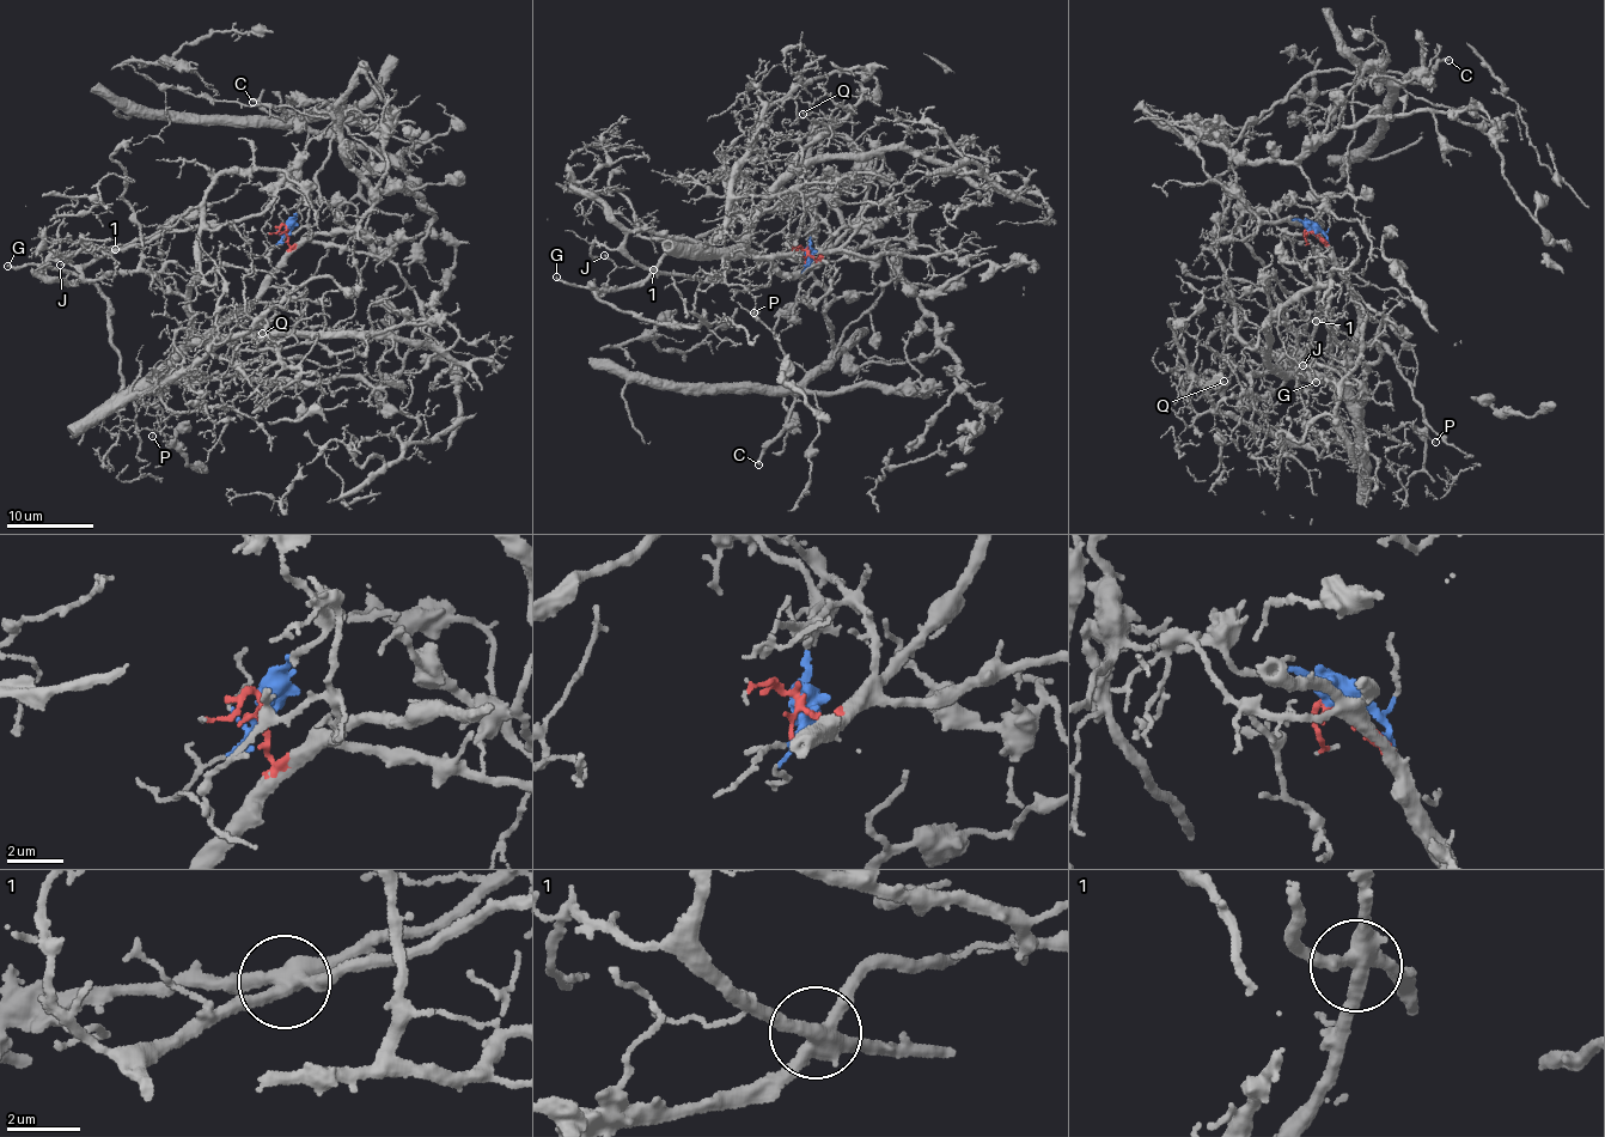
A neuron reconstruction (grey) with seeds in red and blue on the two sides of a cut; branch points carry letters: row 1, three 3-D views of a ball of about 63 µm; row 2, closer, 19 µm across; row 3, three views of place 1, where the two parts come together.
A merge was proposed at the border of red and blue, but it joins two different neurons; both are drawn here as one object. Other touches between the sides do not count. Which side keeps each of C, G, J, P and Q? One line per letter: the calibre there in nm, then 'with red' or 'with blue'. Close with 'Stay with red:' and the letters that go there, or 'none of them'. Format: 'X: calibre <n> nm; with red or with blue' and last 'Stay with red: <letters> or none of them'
C: calibre 280 nm; with blue
G: calibre 200 nm; with blue
J: calibre 140 nm; with blue
P: calibre 100 nm; with red
Q: calibre 140 nm; with red
Stay with red: P, Q

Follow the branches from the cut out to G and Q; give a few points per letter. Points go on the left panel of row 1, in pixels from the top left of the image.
G: (287, 227), (306, 201), (292, 186), (260, 213), (158, 233), (129, 247), (72, 251), (7, 266)
Q: (287, 227), (286, 262), (249, 302), (130, 395), (150, 393), (209, 348), (236, 338), (269, 338), (262, 333)

